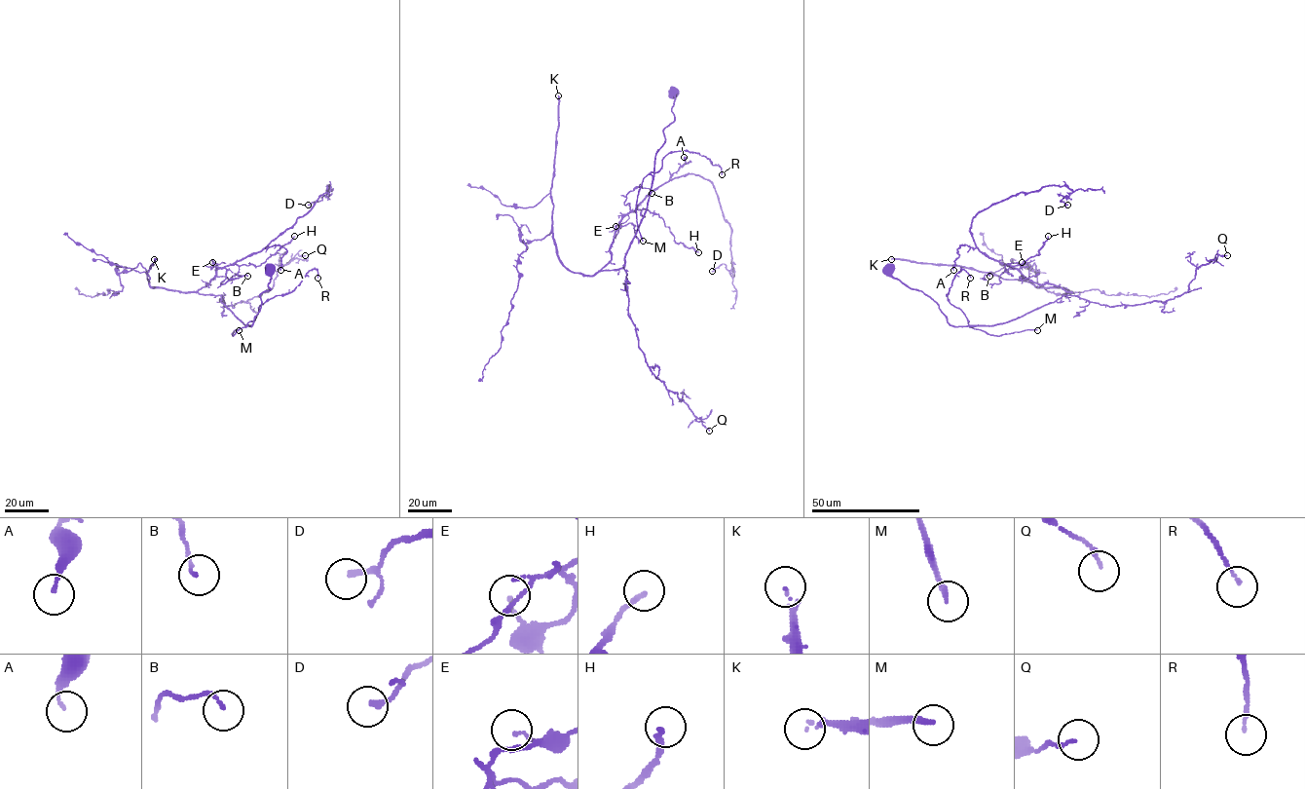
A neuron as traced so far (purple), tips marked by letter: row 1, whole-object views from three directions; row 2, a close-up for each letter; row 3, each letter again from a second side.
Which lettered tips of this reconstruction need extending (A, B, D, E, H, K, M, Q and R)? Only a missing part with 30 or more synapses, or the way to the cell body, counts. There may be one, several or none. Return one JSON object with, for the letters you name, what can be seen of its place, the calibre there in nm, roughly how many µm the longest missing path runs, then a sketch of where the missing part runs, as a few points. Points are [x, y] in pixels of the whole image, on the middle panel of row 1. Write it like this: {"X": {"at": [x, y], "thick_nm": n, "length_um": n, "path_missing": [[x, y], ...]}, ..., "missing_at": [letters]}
{"K": {"at": [558, 95], "thick_nm": 100, "length_um": 400}, "missing_at": ["K"]}

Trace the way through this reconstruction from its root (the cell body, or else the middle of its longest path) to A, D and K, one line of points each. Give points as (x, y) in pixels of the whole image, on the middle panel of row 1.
A: (673, 93), (674, 120), (663, 131), (648, 207), (624, 265), (602, 270), (621, 219), (690, 161), (684, 157)
D: (673, 93), (624, 265), (601, 270), (621, 219), (694, 173), (731, 230), (734, 275), (712, 271)
K: (673, 93), (674, 120), (663, 131), (648, 207), (624, 265), (593, 275), (570, 271), (553, 237), (558, 95)

